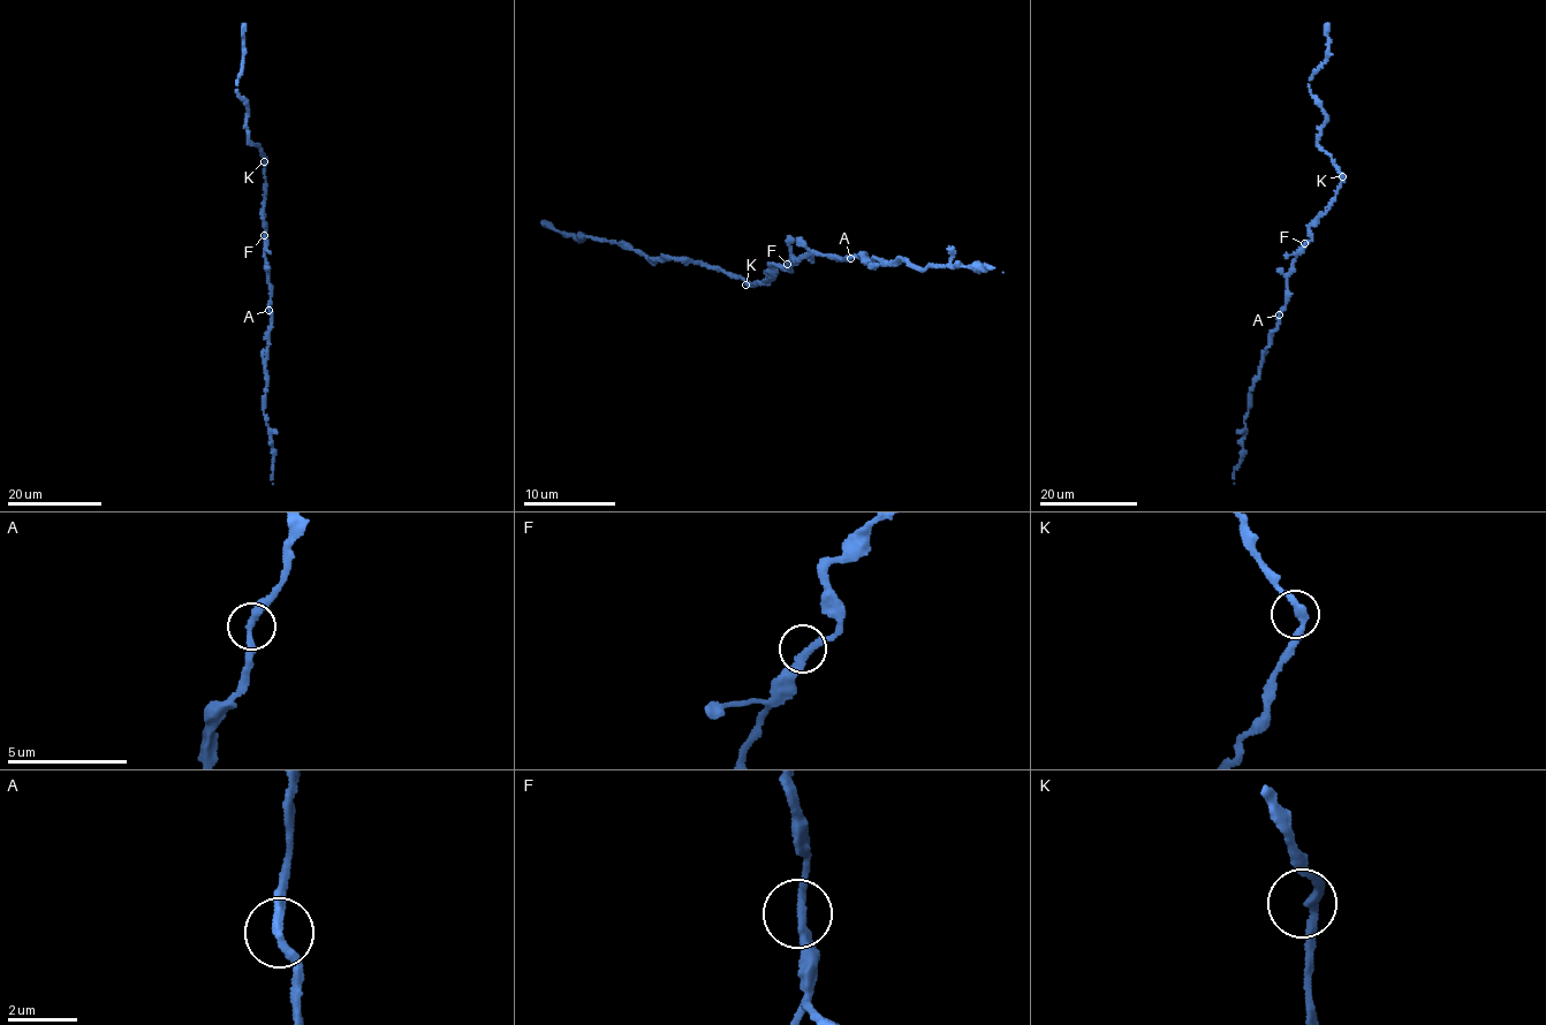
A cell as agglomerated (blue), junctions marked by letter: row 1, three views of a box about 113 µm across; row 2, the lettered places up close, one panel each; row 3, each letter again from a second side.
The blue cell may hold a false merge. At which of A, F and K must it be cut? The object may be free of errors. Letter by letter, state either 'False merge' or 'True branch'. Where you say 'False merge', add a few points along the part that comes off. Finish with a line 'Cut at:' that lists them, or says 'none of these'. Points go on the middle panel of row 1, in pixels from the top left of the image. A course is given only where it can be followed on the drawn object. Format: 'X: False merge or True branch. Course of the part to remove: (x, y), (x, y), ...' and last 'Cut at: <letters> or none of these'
A: True branch
F: True branch
K: True branch
Cut at: none of these

